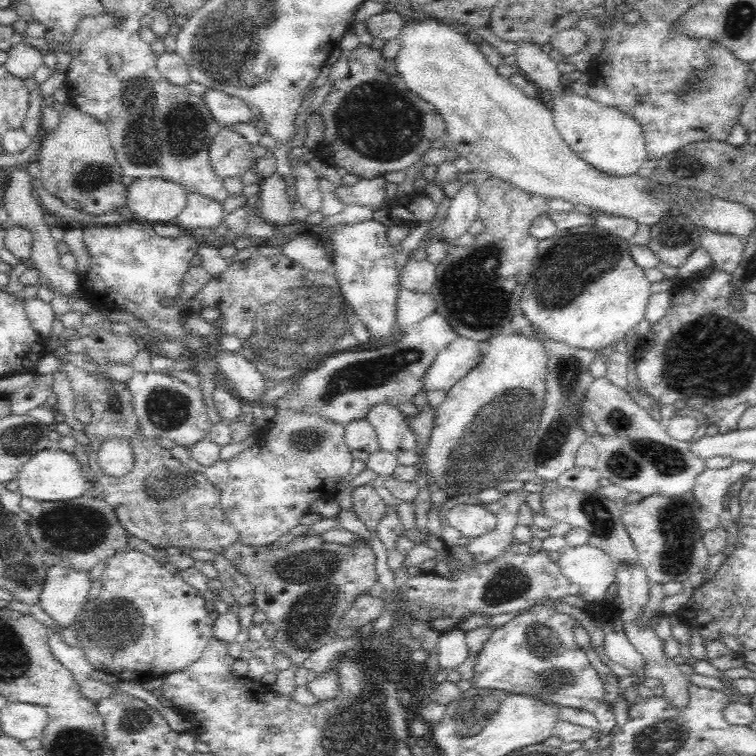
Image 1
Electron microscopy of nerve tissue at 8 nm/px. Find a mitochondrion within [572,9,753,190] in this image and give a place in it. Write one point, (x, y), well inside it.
(694, 86)

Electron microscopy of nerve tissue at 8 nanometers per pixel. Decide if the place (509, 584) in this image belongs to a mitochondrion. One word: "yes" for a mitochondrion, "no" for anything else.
yes

